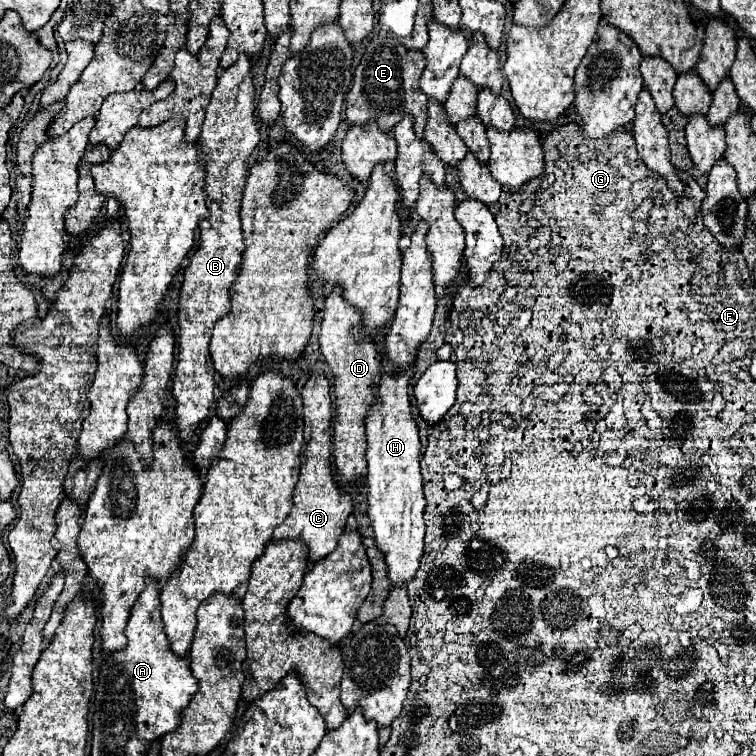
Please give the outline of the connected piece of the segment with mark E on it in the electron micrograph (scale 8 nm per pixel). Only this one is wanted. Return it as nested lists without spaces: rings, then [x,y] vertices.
[[[374,36],[366,52],[354,70],[354,84],[346,94],[346,120],[348,126],[364,126],[372,120],[378,124],[382,132],[392,132],[394,124],[398,124],[404,116],[414,116],[414,134],[418,140],[424,136],[426,124],[426,102],[428,98],[420,92],[418,80],[426,66],[422,52],[406,50],[392,36]]]

